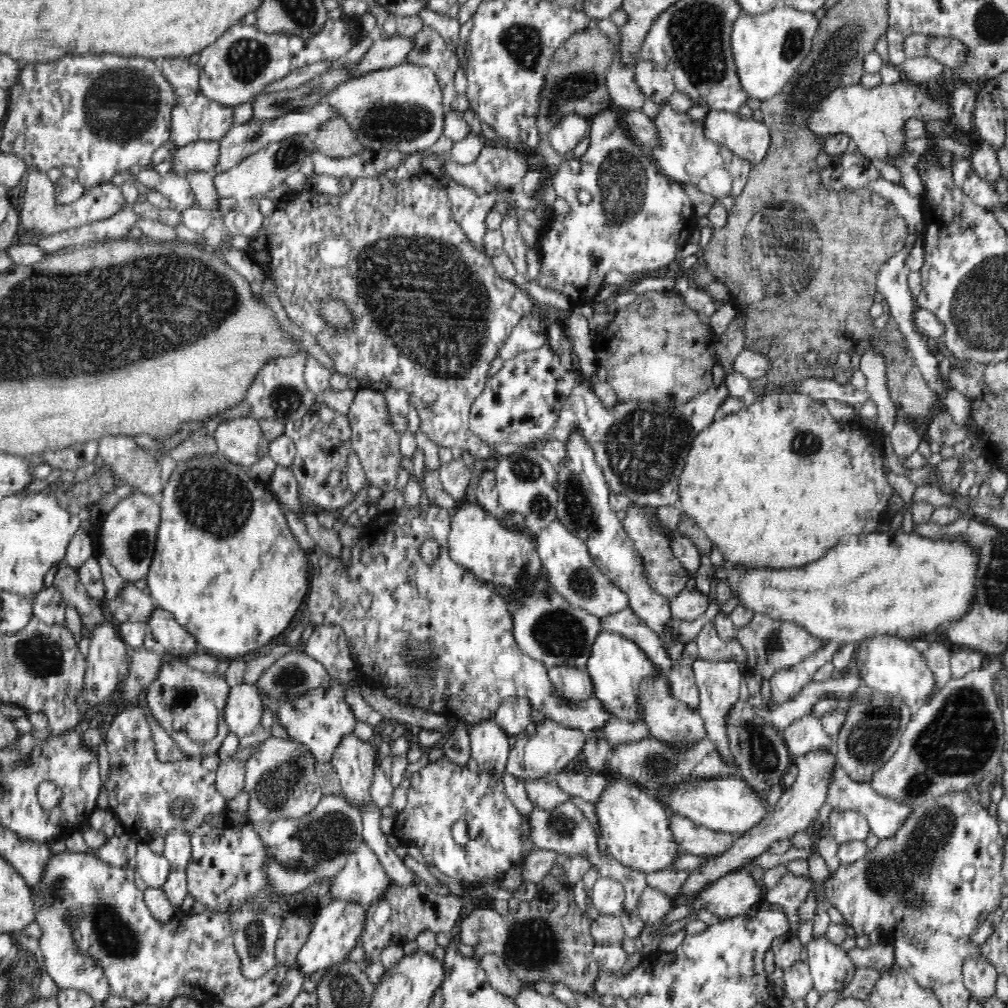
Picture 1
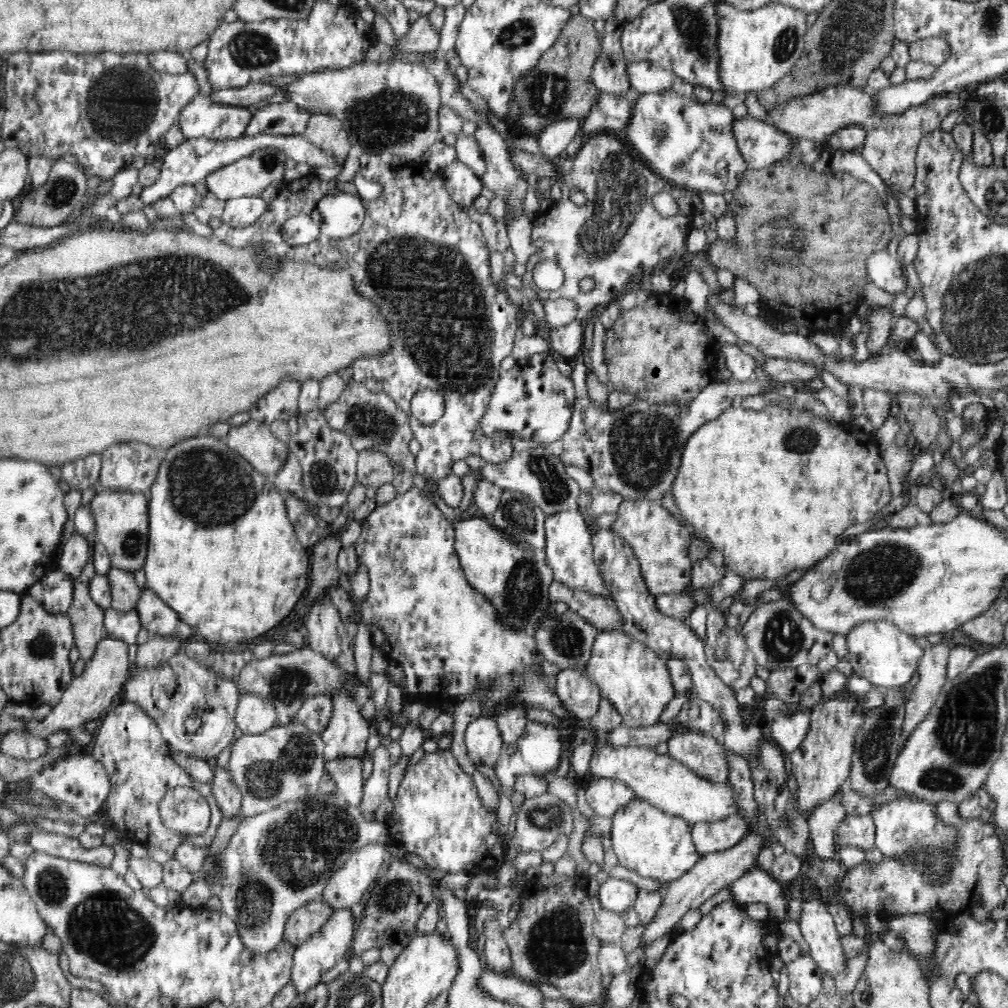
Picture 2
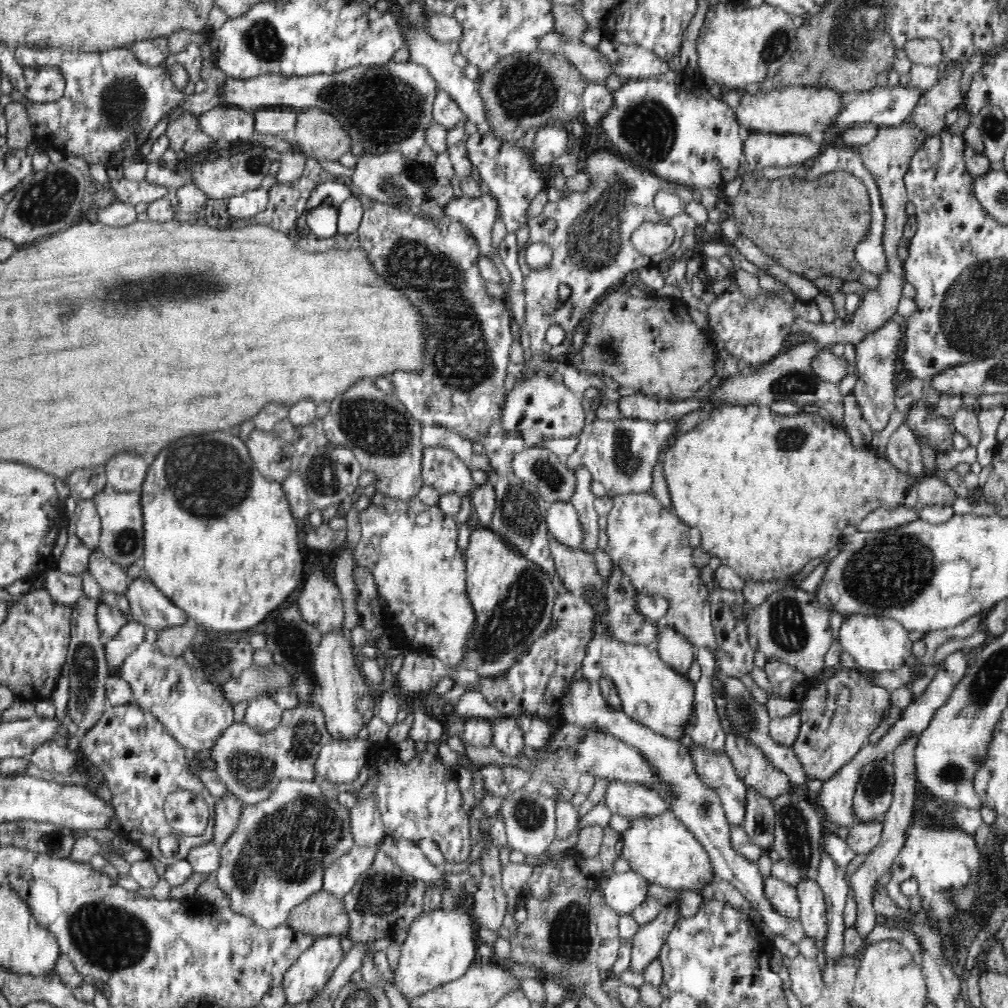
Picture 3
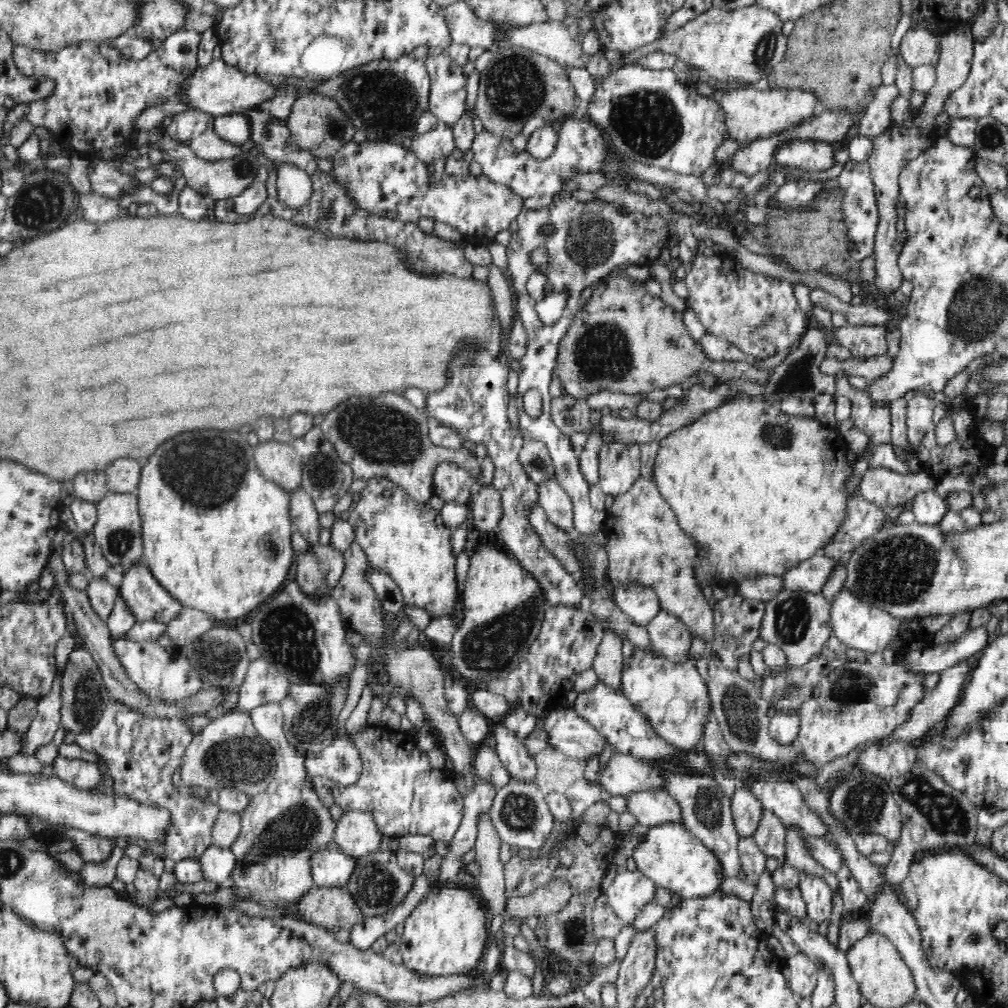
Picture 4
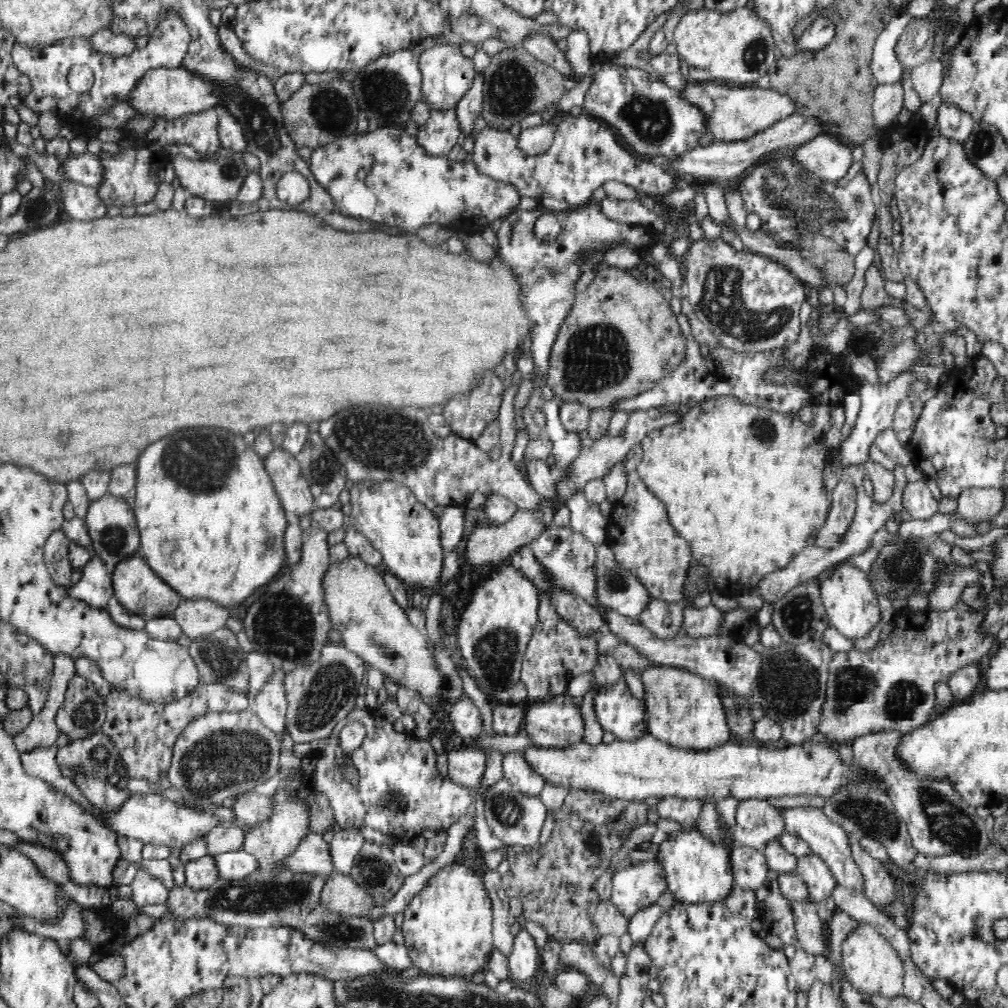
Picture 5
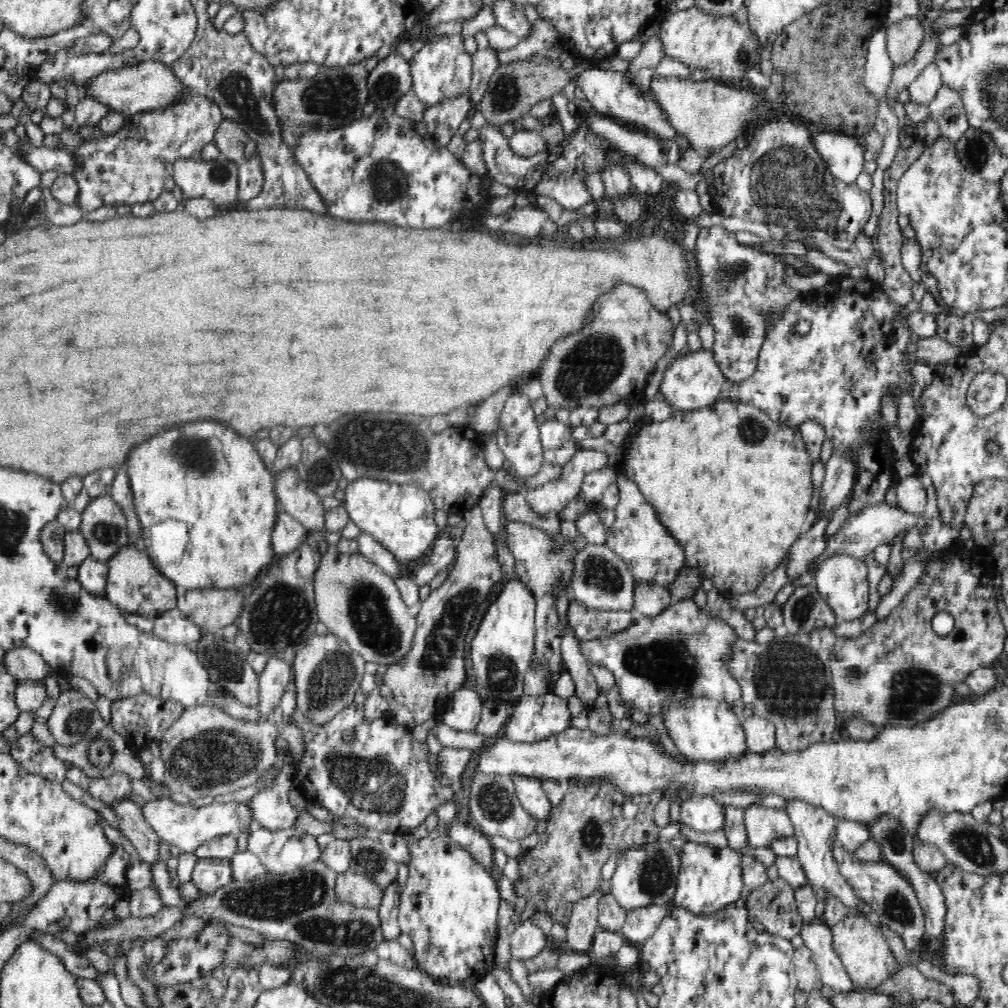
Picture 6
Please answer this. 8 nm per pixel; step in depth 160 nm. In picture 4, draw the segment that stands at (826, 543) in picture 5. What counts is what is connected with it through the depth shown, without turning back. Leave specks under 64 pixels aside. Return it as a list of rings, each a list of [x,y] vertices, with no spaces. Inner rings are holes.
[[[860,454],[857,456],[855,463],[852,464],[851,475],[845,484],[845,513],[842,524],[838,525],[838,532],[830,538],[830,542],[824,546],[821,554],[829,558],[841,558],[842,555],[848,552],[854,552],[858,546],[866,541],[873,533],[878,532],[884,525],[889,525],[884,513],[884,508],[870,502],[862,492],[860,492],[860,480],[862,480],[865,472],[869,468],[869,454]]]

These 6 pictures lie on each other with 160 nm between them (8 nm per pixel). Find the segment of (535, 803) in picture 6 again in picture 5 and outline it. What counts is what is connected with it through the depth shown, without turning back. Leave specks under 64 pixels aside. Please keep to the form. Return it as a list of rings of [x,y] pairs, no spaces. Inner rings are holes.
[[[521,751],[508,752],[503,756],[503,776],[524,796],[539,798],[546,780],[536,774],[521,757]]]

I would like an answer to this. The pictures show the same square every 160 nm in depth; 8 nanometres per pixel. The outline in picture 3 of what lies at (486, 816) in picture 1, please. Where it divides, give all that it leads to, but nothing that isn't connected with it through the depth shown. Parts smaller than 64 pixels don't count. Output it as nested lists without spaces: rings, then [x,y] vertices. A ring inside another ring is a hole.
[[[390,740],[372,744],[368,754],[368,770],[372,776],[356,792],[357,802],[373,798],[374,805],[385,824],[388,835],[417,842],[421,838],[432,838],[444,853],[446,862],[462,863],[471,850],[469,814],[461,798],[455,771],[442,764],[440,756],[426,750],[404,762],[395,754],[395,744]]]

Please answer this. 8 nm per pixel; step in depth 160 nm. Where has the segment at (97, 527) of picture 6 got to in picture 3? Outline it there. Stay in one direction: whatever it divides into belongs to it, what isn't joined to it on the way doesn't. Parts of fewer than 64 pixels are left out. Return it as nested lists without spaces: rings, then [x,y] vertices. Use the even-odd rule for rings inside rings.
[[[107,484],[102,492],[94,496],[93,501],[96,503],[96,510],[101,519],[99,548],[115,564],[125,569],[129,568],[136,560],[142,558],[144,553],[141,491],[125,493]]]

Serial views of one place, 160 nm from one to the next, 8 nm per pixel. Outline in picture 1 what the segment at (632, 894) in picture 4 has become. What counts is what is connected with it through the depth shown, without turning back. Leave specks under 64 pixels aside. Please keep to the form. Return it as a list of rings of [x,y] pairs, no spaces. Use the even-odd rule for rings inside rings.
[[[598,876],[592,889],[593,906],[602,915],[619,915],[625,901],[624,885],[610,877]]]

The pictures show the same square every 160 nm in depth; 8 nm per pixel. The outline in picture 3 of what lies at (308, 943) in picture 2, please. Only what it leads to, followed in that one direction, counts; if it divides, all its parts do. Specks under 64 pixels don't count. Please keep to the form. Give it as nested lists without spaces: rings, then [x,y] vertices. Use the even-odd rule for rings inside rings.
[[[318,935],[318,940],[306,952],[302,952],[300,958],[283,974],[281,987],[286,1006],[298,1007],[300,1004],[312,1003],[326,990],[326,984],[330,982],[343,955],[340,946],[341,937],[340,935]]]

